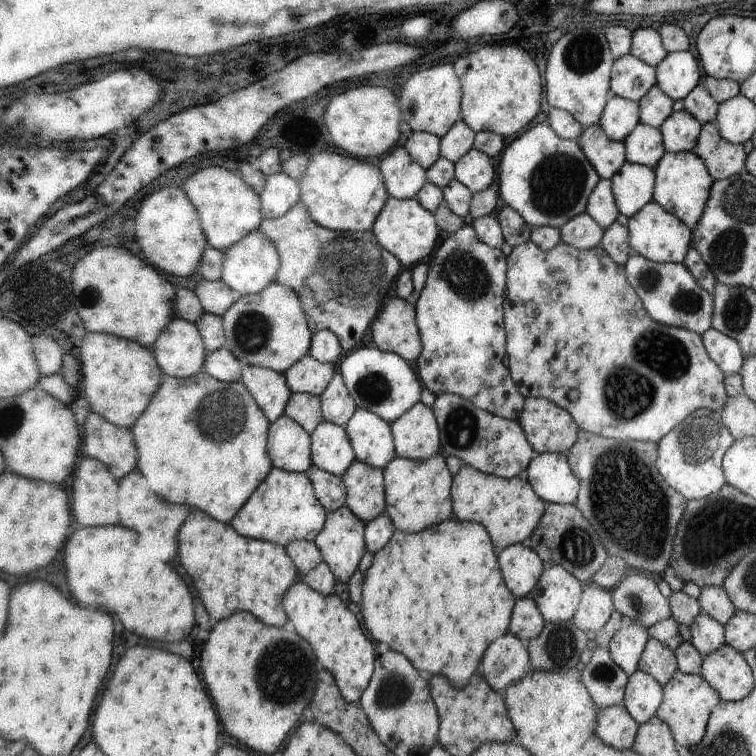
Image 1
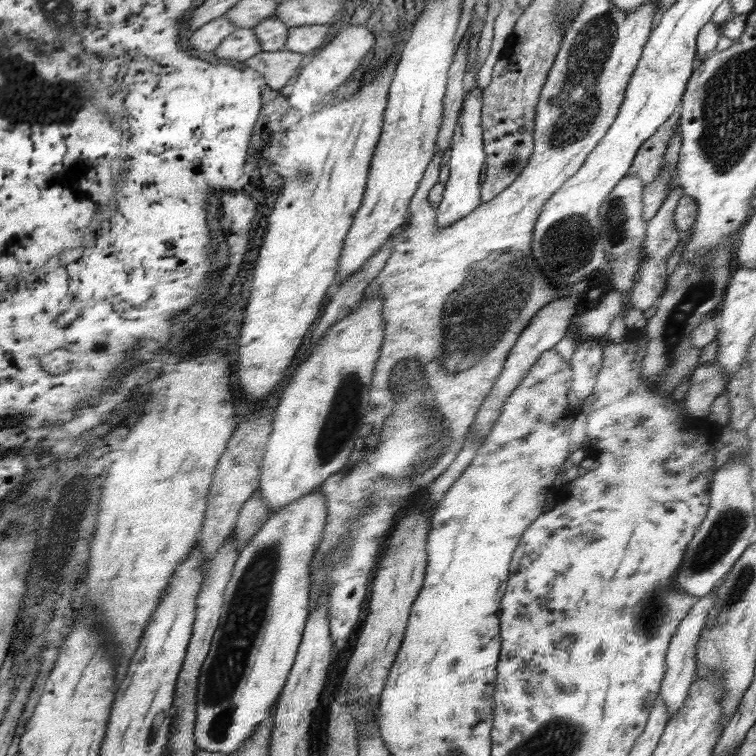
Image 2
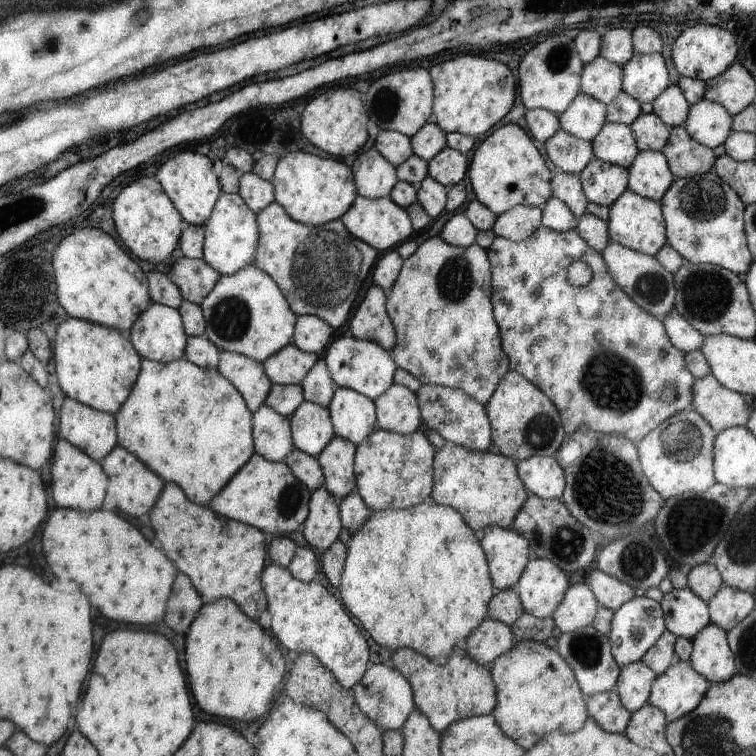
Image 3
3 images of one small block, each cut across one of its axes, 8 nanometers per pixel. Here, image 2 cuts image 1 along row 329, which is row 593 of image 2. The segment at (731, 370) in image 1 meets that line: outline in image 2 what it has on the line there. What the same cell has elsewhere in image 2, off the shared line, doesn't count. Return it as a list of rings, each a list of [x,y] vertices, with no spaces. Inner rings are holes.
[[[715,589],[710,594],[707,594],[705,598],[697,600],[691,613],[682,620],[680,628],[677,629],[673,640],[670,641],[666,660],[668,668],[665,671],[665,679],[661,683],[662,688],[660,692],[660,697],[665,699],[666,706],[669,707],[670,717],[675,716],[678,710],[685,705],[686,697],[689,696],[689,690],[696,681],[698,641],[701,640],[701,634],[705,630],[707,622],[709,622],[709,611],[713,610],[713,606],[716,606],[716,599],[717,594]]]

